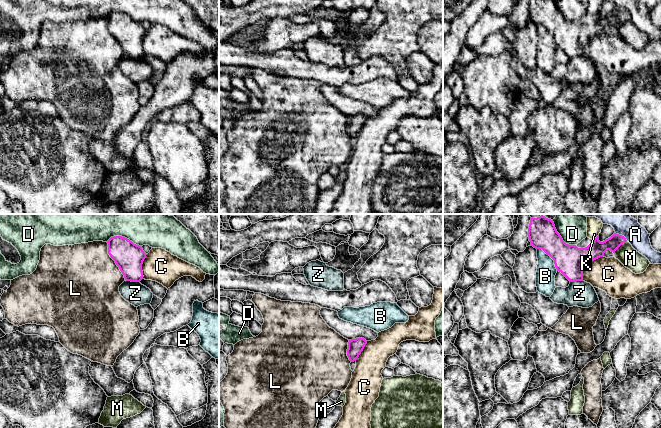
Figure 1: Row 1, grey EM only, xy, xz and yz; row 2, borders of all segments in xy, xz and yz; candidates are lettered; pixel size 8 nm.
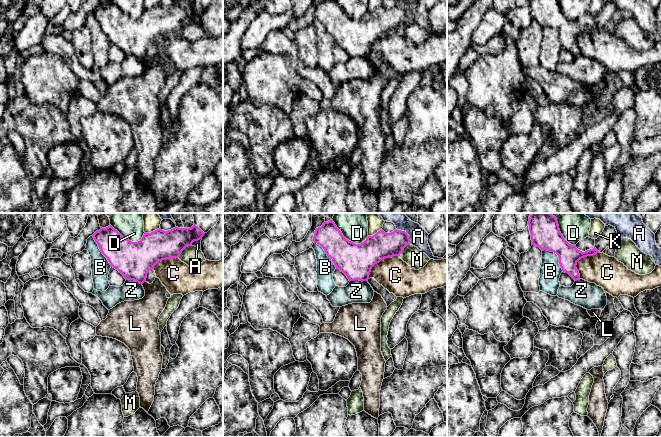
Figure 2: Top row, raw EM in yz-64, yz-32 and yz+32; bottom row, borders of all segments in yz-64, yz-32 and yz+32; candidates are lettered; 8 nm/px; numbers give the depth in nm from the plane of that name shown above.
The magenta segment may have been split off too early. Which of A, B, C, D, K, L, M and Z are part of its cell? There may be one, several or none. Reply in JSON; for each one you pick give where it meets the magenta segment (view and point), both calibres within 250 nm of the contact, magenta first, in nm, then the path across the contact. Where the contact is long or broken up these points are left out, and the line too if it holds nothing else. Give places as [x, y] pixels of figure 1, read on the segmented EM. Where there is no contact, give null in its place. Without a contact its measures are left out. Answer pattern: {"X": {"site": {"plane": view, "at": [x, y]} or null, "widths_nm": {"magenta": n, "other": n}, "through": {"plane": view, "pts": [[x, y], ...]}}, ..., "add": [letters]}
{"add": []}

